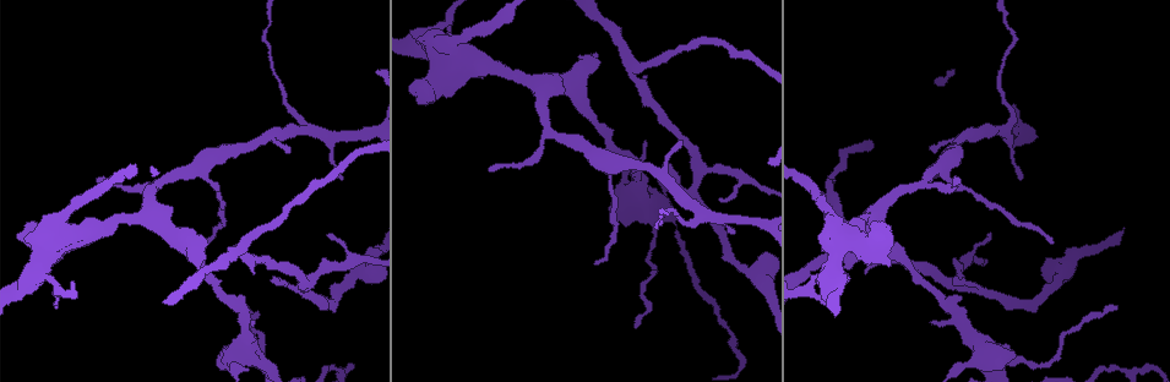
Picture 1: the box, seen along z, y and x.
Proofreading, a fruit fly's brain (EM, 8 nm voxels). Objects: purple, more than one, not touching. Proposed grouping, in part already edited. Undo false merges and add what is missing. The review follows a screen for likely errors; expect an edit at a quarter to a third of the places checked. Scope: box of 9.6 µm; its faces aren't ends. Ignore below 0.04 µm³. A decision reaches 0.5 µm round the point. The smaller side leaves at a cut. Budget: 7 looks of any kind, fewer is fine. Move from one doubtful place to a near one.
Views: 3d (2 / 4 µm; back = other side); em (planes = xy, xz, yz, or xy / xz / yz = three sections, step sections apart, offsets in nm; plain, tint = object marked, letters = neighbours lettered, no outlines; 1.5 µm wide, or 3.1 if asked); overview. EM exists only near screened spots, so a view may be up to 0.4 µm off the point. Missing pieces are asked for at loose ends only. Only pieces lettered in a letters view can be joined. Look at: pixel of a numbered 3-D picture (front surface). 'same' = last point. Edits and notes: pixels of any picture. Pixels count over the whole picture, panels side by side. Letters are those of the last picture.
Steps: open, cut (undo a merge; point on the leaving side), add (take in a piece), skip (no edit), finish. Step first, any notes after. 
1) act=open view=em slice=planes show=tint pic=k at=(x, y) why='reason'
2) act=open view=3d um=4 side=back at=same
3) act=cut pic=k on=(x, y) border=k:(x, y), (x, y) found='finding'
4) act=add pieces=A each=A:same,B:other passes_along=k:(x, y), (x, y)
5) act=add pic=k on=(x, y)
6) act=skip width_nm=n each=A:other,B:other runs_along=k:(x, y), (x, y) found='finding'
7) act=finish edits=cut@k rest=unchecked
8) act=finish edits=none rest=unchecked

act=open view=3d um=2 pic=1 at=(488, 169) why='thin end'

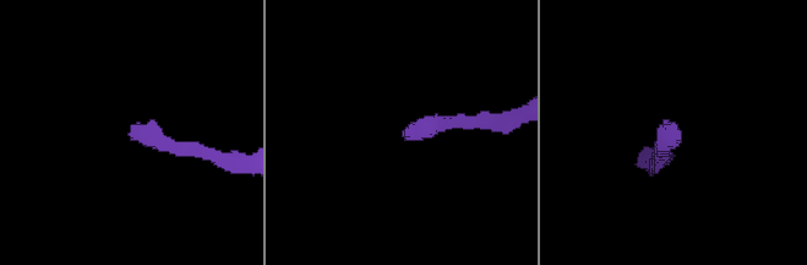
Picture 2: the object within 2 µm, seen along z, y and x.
act=open view=em slice=xy step=4 show=tint pic=2 at=(672, 121)

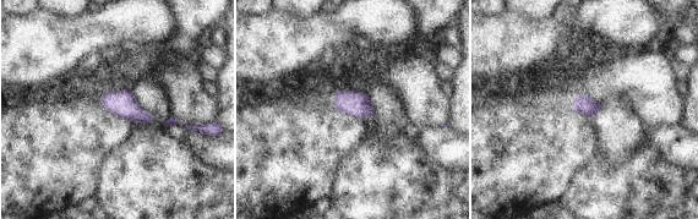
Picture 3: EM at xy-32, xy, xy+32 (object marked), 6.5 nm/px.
act=open view=em slice=planes show=letters at=same

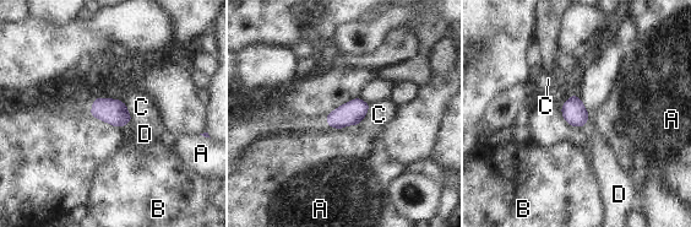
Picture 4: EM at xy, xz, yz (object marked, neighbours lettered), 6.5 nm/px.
act=skip each=A:other,B:other,C:other,D:other border=4:(370, 103), (362, 120) found='none of them fits'

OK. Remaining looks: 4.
act=open view=em slice=yz step=8 show=tint pic=1 at=(251, 323)

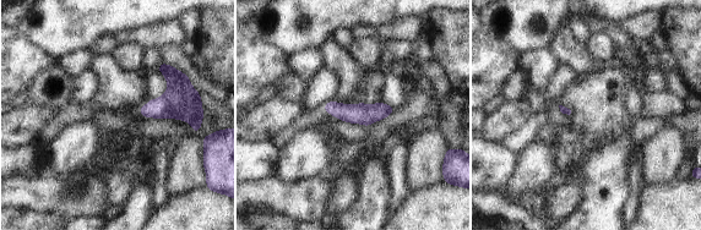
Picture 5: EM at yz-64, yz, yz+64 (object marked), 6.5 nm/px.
act=open view=em slice=planes show=letters at=same

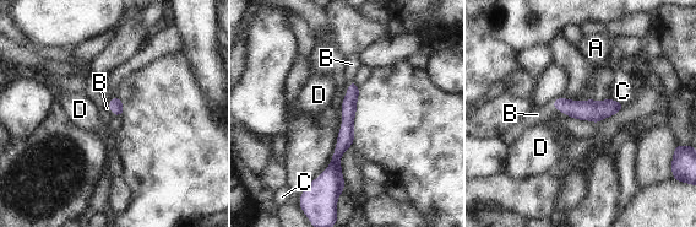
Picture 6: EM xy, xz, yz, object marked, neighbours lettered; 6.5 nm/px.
act=add pieces=B longest_contact=B:160nm each=A:other,B:same,C:other,D:other found='the neuron continues'

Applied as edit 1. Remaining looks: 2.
act=open view=3d um=4 pic=1 at=(359, 275) why='branch point'

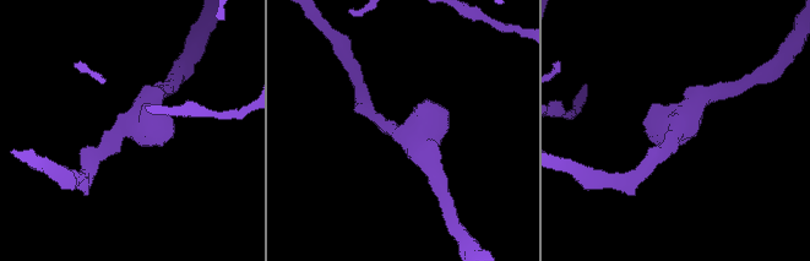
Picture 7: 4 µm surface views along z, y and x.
act=open view=em slice=planes show=letters pic=7 at=(677, 125) why='shape alone is not enough'

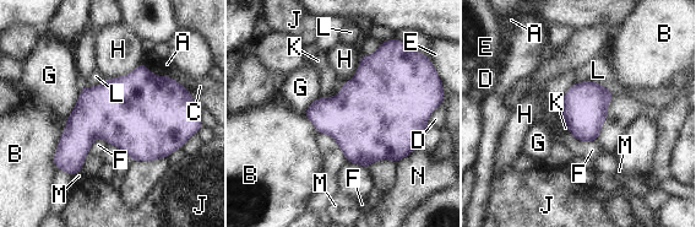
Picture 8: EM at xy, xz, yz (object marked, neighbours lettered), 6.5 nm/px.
act=skip each=A:other,B:other,C:other,D:other,E:other,F:other,G:other,H:other,J:other,K:other,L:other,M:other,N:other found='all the same neuron'

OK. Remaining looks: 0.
act=finish edits=add@6 rest=unchecked

